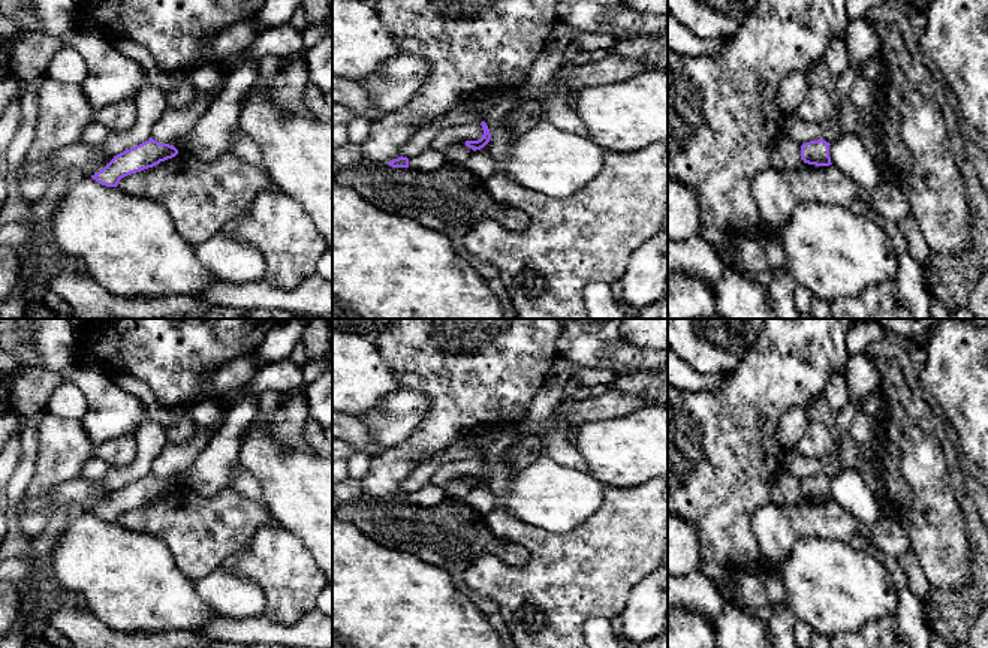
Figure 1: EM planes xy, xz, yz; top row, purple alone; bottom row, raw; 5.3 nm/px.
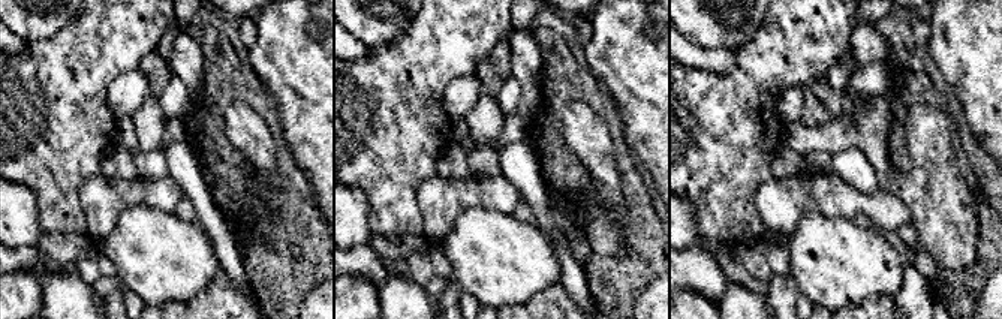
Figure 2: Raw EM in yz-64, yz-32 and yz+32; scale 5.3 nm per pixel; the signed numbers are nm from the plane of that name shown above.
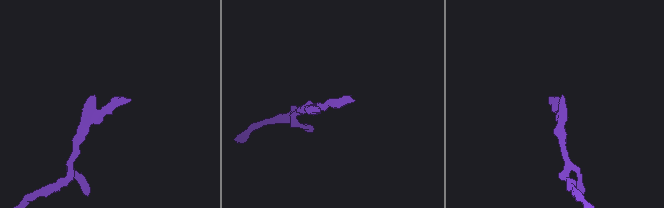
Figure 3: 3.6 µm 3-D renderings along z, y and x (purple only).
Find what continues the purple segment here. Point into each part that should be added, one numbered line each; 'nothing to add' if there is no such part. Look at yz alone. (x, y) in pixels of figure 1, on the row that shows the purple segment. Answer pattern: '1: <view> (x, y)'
nothing to add

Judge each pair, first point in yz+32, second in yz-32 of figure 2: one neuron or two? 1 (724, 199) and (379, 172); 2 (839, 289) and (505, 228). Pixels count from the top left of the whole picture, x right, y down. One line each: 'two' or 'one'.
1: one
2: one

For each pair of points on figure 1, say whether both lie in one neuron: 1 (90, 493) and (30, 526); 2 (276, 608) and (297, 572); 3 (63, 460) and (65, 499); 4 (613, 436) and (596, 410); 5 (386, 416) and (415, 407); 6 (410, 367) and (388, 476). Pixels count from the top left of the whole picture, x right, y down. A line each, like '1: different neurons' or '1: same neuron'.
1: same neuron
2: same neuron
3: different neurons
4: different neurons
5: same neuron
6: same neuron

